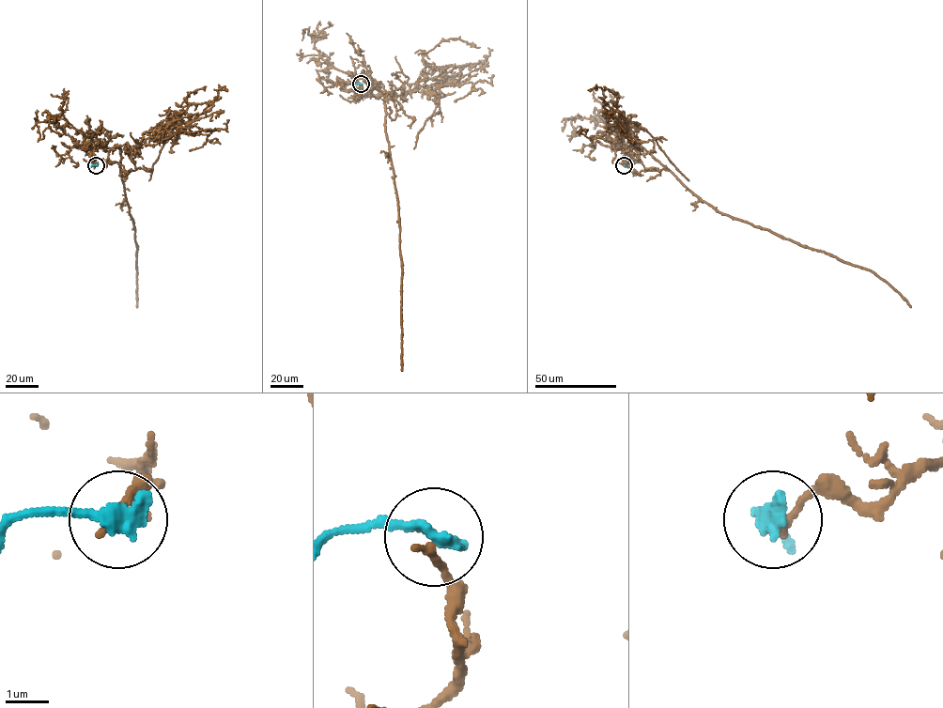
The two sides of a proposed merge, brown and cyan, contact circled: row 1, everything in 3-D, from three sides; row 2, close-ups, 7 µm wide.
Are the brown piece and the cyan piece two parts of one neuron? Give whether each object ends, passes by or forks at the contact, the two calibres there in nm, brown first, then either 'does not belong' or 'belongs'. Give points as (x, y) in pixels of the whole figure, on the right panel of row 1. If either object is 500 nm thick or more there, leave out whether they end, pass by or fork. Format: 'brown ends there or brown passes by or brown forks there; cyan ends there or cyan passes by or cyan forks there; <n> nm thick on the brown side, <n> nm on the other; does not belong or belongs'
brown ends there; cyan ends there; 180 nm thick on the brown side, 400 nm on the other; does not belong

